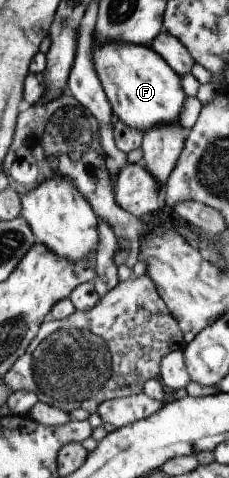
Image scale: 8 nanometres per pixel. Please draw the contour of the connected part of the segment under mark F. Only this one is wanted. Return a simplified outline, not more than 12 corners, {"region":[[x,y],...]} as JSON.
{"region":[[97,42],[90,56],[128,128],[178,122],[186,95],[149,45]]}

